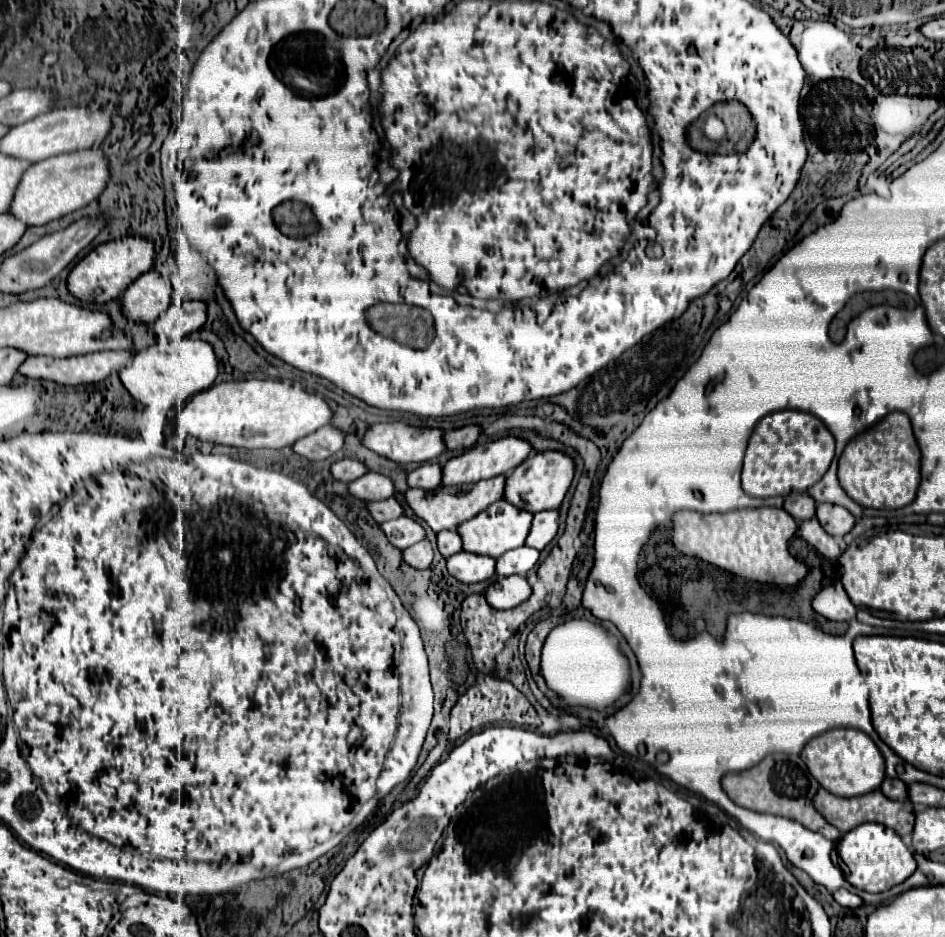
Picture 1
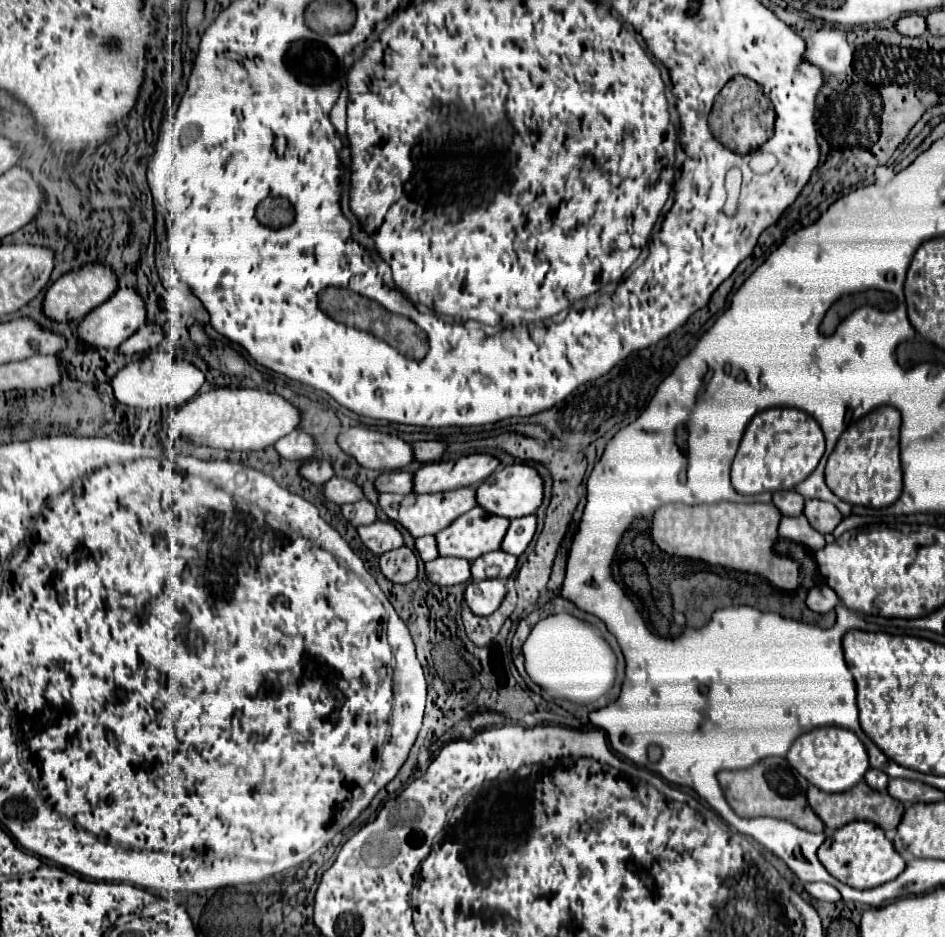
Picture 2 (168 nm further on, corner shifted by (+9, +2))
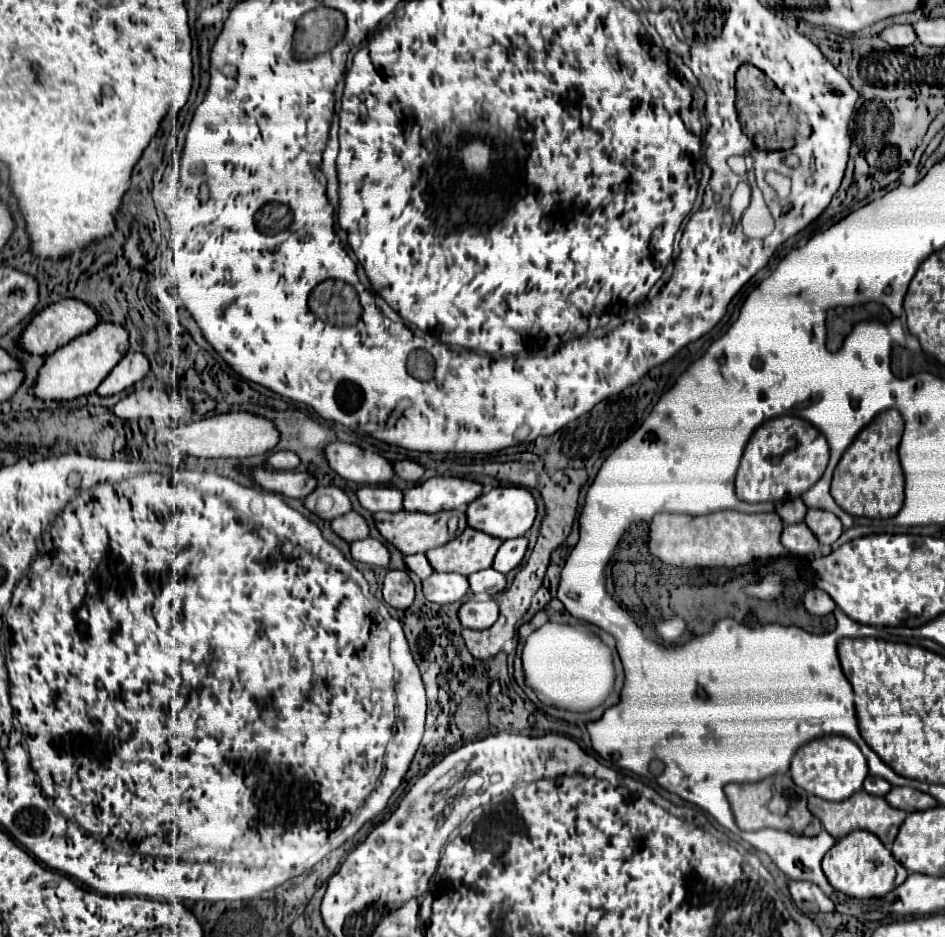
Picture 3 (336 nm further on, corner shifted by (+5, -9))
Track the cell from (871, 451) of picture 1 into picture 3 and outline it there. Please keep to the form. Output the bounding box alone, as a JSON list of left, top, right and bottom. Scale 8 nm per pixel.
[831,410,904,518]

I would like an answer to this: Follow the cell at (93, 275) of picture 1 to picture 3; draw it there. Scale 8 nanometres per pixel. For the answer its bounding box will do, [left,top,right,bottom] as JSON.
[21,298,99,354]

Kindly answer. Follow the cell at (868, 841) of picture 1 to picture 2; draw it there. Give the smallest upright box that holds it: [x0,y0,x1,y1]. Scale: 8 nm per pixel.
[819,821,905,889]

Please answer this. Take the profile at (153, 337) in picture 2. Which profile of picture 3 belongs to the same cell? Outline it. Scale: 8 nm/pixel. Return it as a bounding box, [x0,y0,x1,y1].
[97,352,149,396]

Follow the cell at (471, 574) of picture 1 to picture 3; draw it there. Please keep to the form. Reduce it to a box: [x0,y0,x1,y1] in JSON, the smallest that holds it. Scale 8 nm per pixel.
[423,574,469,604]

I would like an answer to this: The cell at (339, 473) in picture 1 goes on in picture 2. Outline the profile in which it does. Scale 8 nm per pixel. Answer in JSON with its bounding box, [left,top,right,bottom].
[299,461,335,485]

